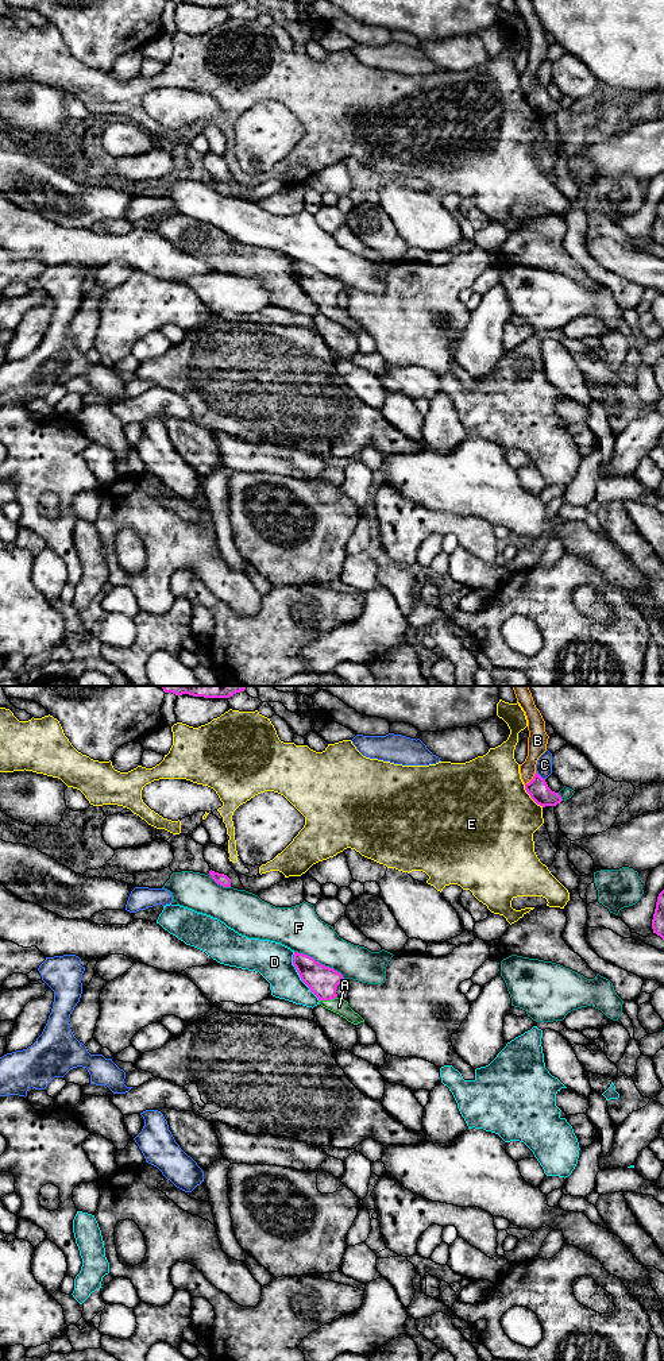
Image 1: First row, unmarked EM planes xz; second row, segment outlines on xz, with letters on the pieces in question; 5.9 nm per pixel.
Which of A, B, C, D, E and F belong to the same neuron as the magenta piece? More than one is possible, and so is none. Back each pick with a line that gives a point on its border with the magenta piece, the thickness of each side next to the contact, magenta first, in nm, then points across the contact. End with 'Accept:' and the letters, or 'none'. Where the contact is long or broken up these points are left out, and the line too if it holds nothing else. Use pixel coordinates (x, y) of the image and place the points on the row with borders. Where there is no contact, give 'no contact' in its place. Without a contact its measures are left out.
A: xz (328, 999) | 180/90 nm | across xz (323, 980), (328, 999), (339, 1006)
Accept: A

